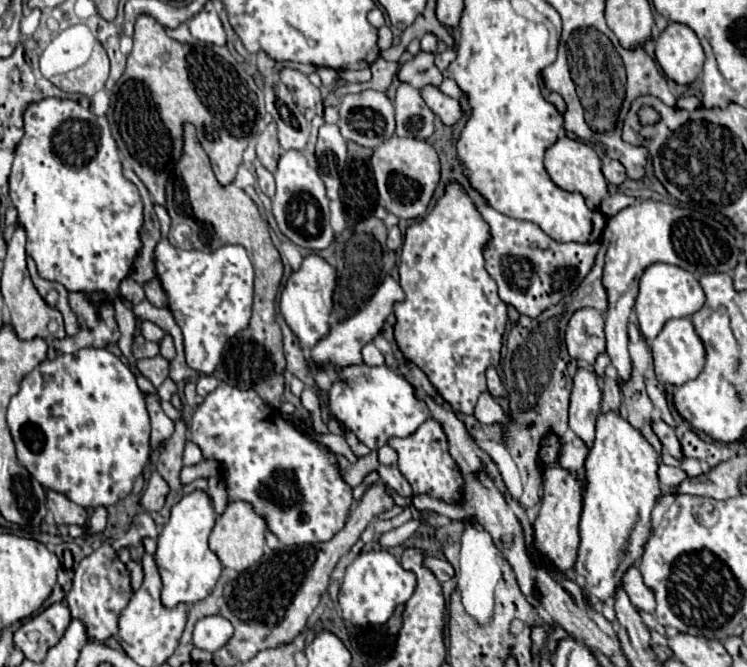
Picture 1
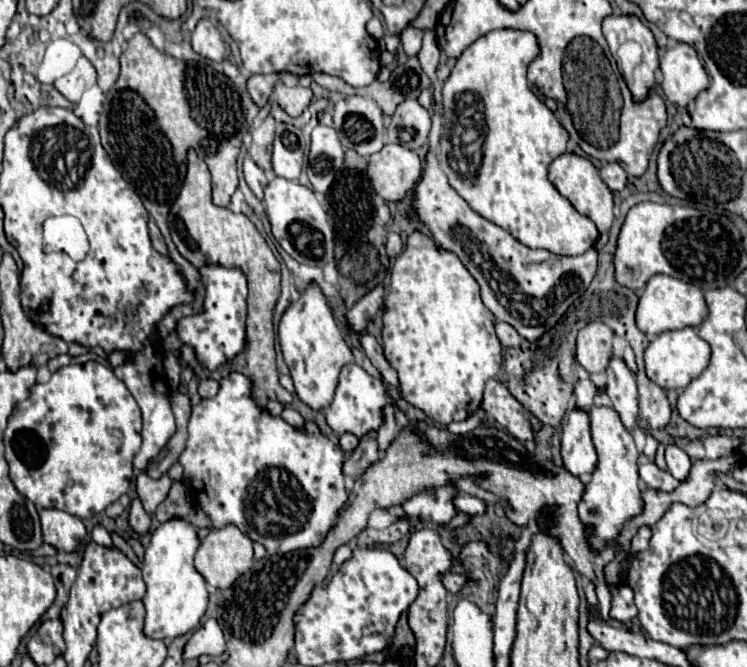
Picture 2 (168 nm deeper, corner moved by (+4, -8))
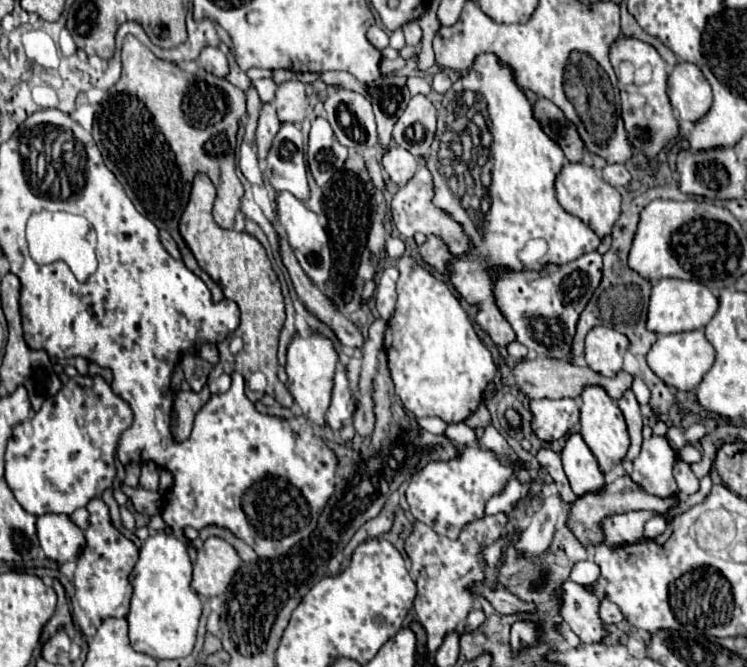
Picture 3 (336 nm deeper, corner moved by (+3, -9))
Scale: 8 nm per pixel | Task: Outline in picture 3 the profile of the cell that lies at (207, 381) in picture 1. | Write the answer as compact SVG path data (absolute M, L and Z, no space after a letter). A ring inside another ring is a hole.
M227 374L219 375L219 377L211 377L209 379L209 389L211 393L225 393L231 386L231 376Z

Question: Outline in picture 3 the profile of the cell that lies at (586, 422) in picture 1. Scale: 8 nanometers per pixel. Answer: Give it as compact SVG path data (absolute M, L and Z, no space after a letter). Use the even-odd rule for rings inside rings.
M571 433L567 437L561 451L561 461L575 495L597 491L603 485L603 473L597 467L597 459L593 459L593 453L589 451L581 433Z

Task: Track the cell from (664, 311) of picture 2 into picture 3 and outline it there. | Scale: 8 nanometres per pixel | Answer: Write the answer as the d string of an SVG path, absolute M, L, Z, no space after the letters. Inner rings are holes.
M659 279L651 289L647 309L647 329L653 333L681 333L705 327L717 313L717 297L701 283L683 279Z

